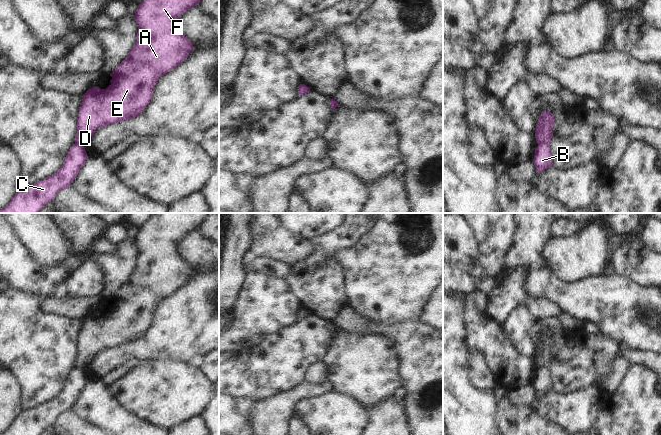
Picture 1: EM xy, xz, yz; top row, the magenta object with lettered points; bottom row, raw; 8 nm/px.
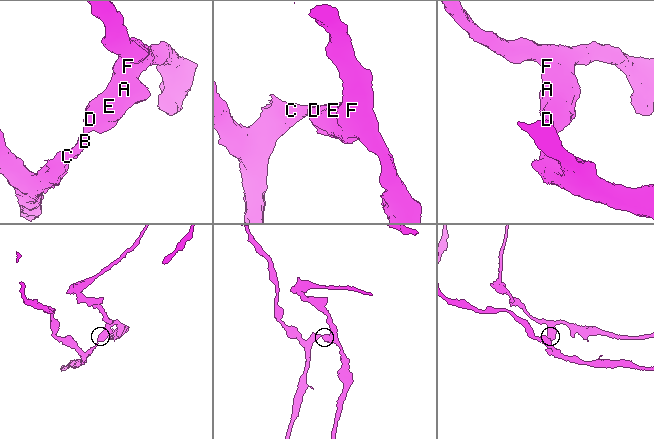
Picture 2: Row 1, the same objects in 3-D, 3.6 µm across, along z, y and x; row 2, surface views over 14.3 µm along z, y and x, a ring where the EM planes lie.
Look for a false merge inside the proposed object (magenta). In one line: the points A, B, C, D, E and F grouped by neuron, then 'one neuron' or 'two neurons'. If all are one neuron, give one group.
A D E F / B C | two neurons

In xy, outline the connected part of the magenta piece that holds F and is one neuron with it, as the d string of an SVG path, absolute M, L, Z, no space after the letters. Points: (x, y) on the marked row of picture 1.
M143 0L133 16L138 33L127 57L110 74L111 84L106 89L97 86L82 97L77 117L75 143L84 145L93 133L110 124L133 119L140 115L153 97L153 89L159 77L181 64L195 48L178 30L179 17L200 0Z

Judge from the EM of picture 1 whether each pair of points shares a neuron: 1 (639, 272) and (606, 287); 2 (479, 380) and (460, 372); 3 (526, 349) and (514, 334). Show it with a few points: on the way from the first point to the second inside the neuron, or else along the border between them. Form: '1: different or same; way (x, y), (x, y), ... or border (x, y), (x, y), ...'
1: different; border (610, 271), (624, 275), (642, 286), (650, 286)
2: different; border (469, 352), (468, 379), (484, 391)
3: same; way (524, 345), (518, 338)

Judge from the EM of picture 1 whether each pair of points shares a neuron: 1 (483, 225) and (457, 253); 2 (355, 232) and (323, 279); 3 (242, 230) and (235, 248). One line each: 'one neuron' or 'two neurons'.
1: two neurons
2: one neuron
3: one neuron

